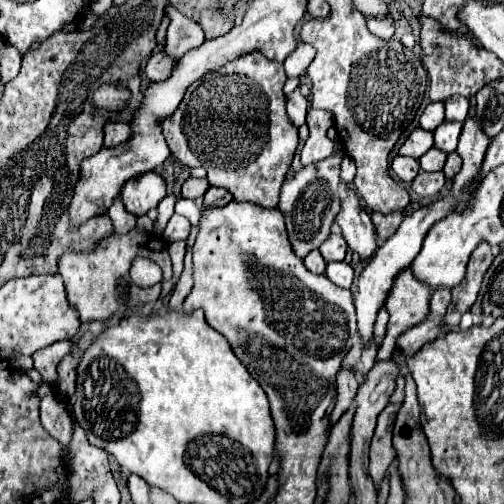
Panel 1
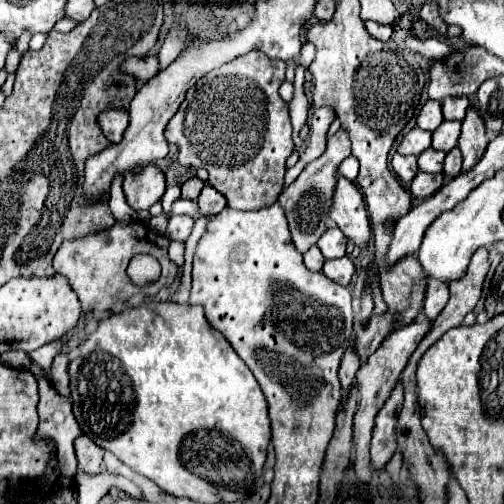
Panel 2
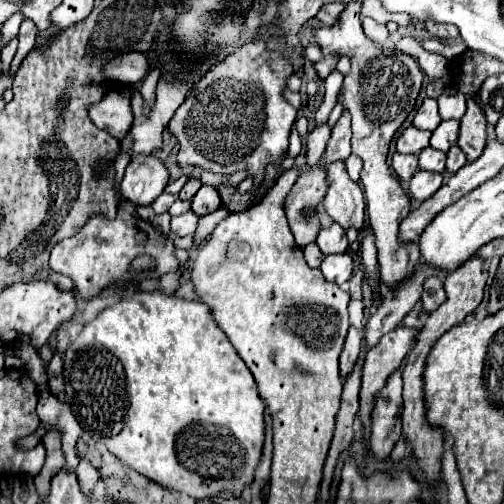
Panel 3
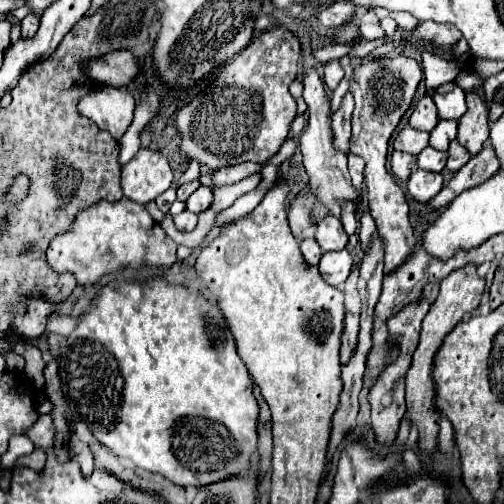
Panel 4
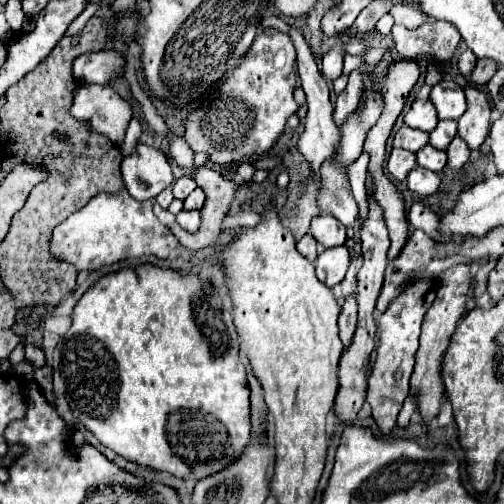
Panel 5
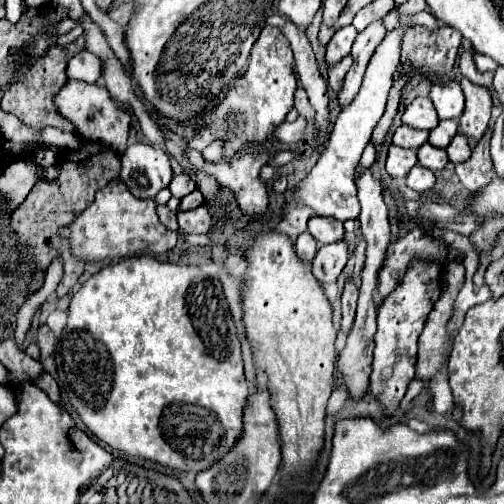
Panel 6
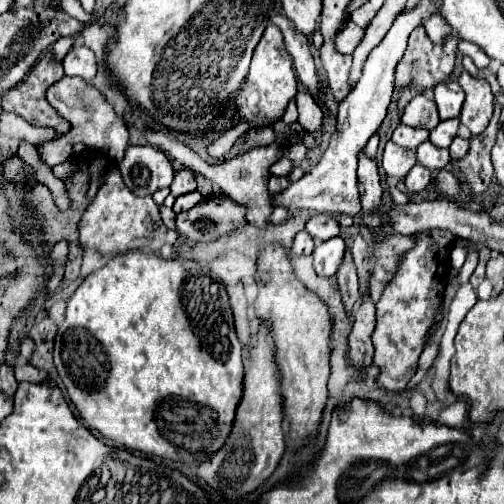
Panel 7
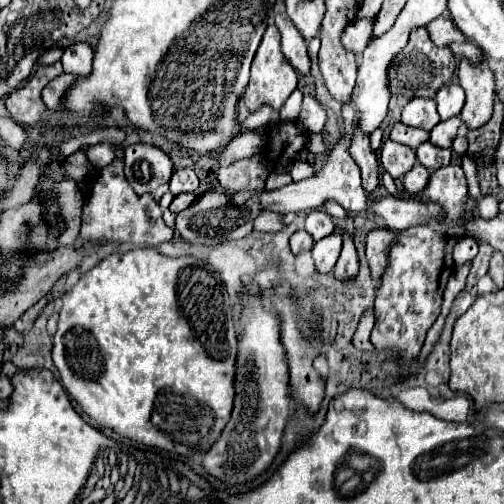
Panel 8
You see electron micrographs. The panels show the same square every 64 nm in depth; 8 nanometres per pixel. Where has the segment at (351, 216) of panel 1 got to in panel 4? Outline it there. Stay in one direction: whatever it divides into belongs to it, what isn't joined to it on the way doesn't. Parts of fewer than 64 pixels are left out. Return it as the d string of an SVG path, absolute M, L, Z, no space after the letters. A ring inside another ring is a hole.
M316 70L308 72L304 76L304 100L308 104L308 124L306 124L306 130L304 134L300 136L298 140L298 146L302 150L302 156L304 156L304 168L310 176L310 186L314 188L316 192L316 198L328 208L328 212L336 218L340 218L340 204L342 202L352 202L354 208L358 210L358 200L360 200L360 194L358 190L352 186L350 182L350 174L348 174L348 168L346 168L346 154L344 152L336 152L334 146L332 146L332 128L330 128L330 104L328 104L328 96L326 96L326 88L324 88L324 82L322 78L318 76Z

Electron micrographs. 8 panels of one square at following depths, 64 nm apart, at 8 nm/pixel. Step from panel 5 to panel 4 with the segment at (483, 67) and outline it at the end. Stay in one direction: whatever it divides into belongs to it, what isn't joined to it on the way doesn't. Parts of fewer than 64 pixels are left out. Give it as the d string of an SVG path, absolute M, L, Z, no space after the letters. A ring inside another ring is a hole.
M460 72L458 80L456 80L464 90L474 90L480 88L484 84L484 80L480 80L478 76L472 76L472 72Z

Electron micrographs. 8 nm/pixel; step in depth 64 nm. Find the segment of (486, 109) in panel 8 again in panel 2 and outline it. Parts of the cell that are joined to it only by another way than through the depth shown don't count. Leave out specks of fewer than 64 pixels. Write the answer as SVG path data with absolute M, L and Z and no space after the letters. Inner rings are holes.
M468 108L468 114L462 122L462 134L458 140L458 148L462 152L462 172L470 172L472 166L476 166L480 162L480 156L486 152L488 146L488 138L486 138L486 130L484 130L484 122L480 120L478 112Z

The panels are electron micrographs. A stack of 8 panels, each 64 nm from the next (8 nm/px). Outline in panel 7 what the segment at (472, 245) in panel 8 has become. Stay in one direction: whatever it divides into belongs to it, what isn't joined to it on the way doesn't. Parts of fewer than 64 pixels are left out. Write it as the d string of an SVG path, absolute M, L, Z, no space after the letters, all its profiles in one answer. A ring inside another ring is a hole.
M454 246L452 248L452 252L450 252L450 264L456 268L456 270L460 270L462 268L462 264L464 264L464 260L466 260L466 254L468 254L468 250L464 248L464 246Z

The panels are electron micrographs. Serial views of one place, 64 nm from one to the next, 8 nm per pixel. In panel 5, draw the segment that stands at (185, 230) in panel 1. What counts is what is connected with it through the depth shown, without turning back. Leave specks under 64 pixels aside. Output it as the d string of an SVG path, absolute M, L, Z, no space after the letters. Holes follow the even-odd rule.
M182 210L180 214L176 214L176 222L188 230L188 232L196 232L198 226L200 226L200 212L188 212L188 210Z

